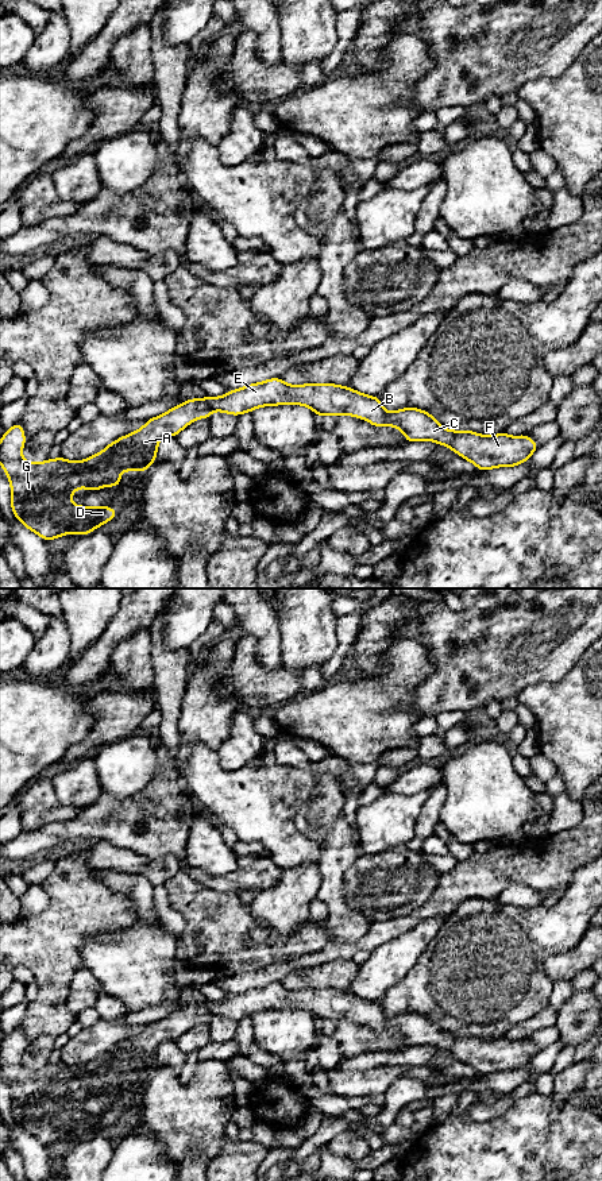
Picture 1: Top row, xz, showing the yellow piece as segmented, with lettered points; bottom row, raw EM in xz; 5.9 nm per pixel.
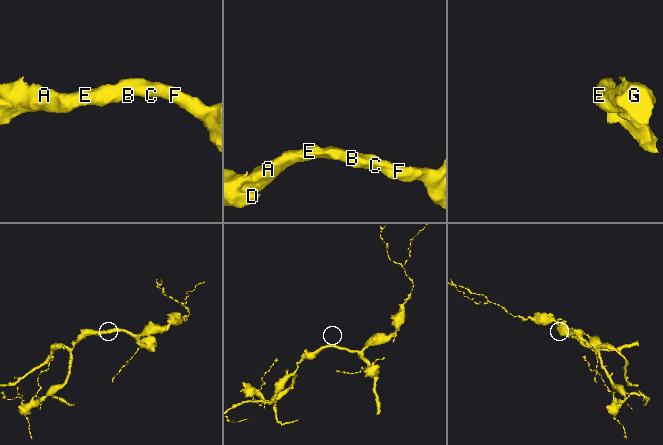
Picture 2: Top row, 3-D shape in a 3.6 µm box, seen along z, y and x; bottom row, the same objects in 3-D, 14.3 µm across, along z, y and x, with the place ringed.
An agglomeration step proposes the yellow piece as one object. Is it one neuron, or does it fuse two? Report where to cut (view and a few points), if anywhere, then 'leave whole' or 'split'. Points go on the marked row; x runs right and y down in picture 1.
cut none; leave whole

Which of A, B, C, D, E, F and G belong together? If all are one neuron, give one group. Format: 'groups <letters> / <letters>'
groups A B C D E F G

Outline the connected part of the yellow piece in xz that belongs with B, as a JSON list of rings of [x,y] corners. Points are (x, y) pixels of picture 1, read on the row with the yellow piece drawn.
[[[281,378],[228,390],[223,397],[186,400],[166,413],[148,418],[138,431],[80,462],[65,458],[30,463],[22,456],[27,443],[20,422],[3,433],[0,464],[11,483],[13,516],[45,541],[76,532],[84,536],[116,517],[117,509],[107,506],[77,506],[70,497],[78,487],[100,490],[120,486],[123,471],[144,472],[157,459],[163,436],[177,436],[197,418],[209,418],[213,410],[240,416],[261,406],[304,405],[319,417],[348,414],[374,427],[395,427],[408,443],[435,441],[474,463],[478,470],[514,467],[530,459],[539,448],[528,435],[508,436],[499,432],[483,436],[471,431],[444,429],[439,420],[417,408],[385,410],[379,397],[362,394],[348,386],[286,385]]]

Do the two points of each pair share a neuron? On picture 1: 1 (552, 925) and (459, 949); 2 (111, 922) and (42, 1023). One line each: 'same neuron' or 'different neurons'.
1: same neuron
2: same neuron

